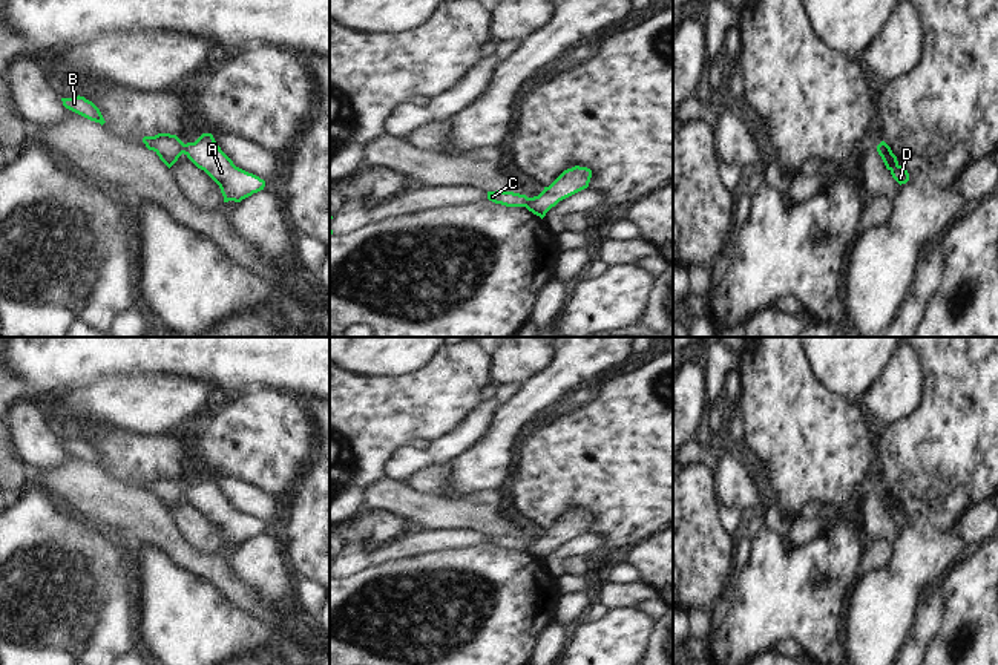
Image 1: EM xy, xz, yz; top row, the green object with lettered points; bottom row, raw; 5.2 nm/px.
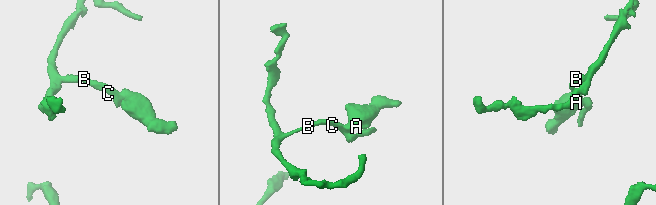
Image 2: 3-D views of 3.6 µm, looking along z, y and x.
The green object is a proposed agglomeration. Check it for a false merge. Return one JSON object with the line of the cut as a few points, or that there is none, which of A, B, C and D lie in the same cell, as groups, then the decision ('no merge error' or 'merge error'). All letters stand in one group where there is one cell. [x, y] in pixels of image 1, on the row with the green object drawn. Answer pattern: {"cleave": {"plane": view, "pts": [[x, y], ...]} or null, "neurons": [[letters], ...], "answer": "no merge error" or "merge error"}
{"cleave": {"plane": "yz", "pts": [[883, 158], [891, 164], [897, 164]]}, "neurons": [["A"], ["B", "C", "D"]], "answer": "merge error"}

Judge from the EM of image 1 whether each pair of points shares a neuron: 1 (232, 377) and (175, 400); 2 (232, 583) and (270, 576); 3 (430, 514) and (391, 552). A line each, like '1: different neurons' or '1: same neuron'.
1: different neurons
2: different neurons
3: different neurons

